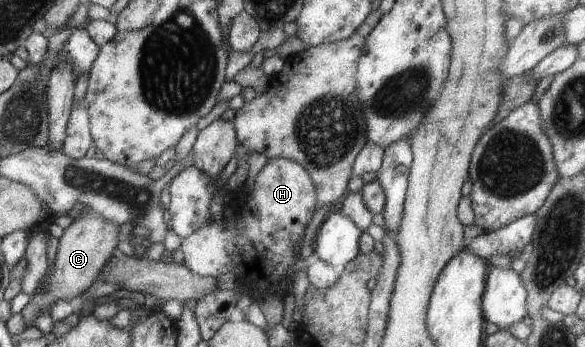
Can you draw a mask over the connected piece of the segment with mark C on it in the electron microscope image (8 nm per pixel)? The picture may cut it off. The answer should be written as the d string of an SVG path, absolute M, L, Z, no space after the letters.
M83 210L63 230L55 256L49 266L49 273L43 285L31 296L30 301L22 308L20 315L24 320L24 329L35 326L35 320L40 314L49 314L50 308L59 300L77 303L80 296L92 284L95 284L101 269L114 256L117 246L117 232L119 228L109 221Z

